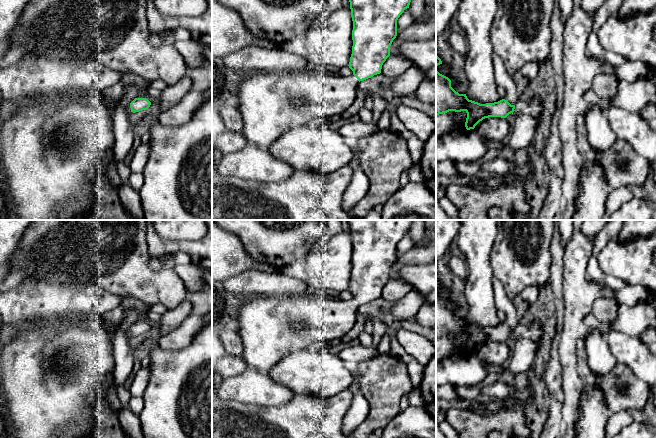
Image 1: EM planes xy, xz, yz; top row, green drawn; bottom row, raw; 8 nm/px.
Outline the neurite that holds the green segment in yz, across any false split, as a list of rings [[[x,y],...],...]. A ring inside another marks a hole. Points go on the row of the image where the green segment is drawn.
[[[436,55],[436,115],[449,111],[465,111],[467,113],[465,122],[467,130],[474,129],[485,118],[506,118],[513,112],[540,120],[542,113],[540,98],[533,97],[529,101],[518,99],[515,105],[511,105],[505,99],[494,103],[480,104],[469,100],[466,94],[456,92],[451,87],[451,80],[437,71],[437,66],[440,64],[442,61]]]

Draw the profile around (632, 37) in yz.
[[[656,12],[639,13],[631,17],[607,19],[597,32],[600,45],[610,52],[626,58],[627,61],[643,62],[656,73]]]

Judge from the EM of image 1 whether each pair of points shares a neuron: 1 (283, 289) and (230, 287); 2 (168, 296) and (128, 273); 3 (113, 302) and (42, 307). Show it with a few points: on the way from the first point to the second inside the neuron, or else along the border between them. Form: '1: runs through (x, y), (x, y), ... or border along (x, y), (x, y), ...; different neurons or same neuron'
1: runs through (270, 285), (243, 285); same neuron
2: runs through (158, 287), (149, 286), (138, 280); same neuron
3: runs through (95, 302), (60, 302); same neuron

